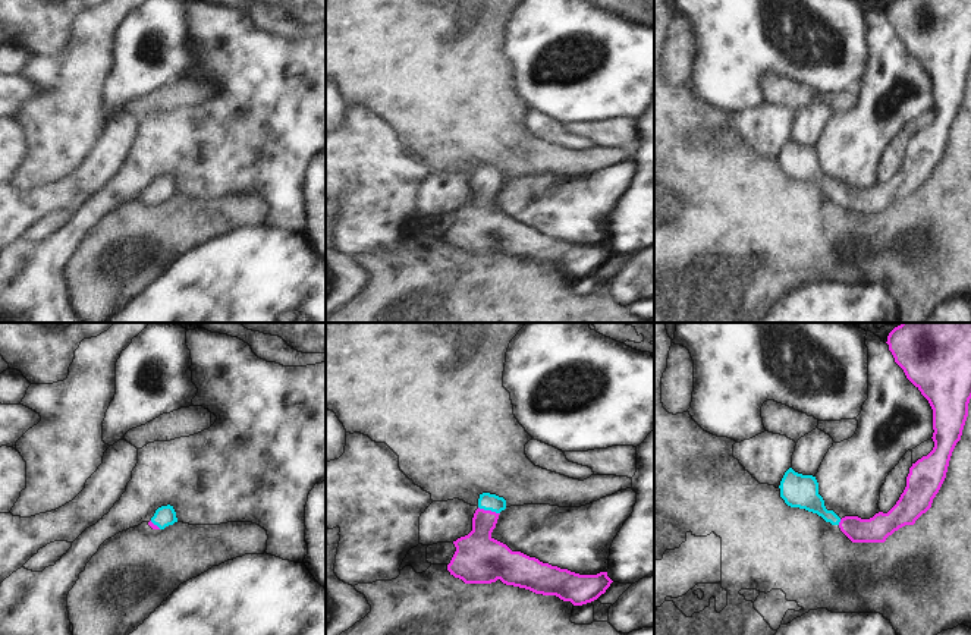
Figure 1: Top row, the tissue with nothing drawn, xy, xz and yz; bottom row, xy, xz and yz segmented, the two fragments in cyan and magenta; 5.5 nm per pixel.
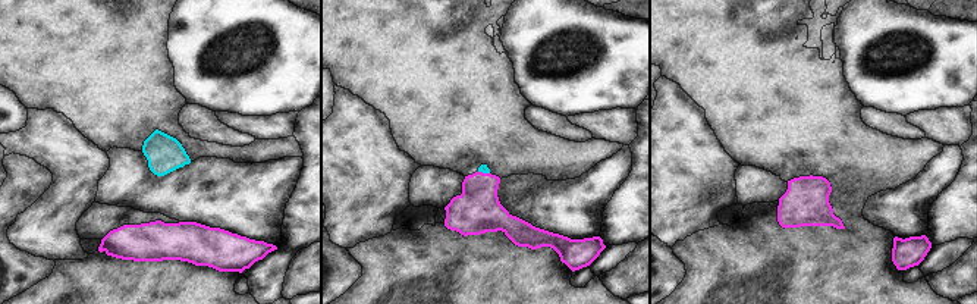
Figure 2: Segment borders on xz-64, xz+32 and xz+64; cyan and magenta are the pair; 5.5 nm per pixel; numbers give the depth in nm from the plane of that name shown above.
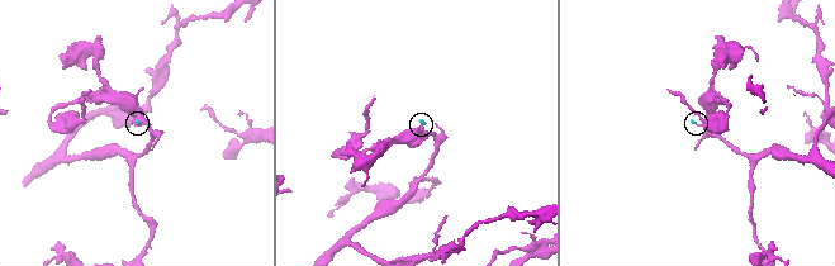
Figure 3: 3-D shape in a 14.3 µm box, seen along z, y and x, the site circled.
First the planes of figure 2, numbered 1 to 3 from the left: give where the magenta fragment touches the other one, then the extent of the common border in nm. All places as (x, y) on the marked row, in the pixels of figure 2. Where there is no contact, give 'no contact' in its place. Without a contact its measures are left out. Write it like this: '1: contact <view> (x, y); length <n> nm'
1: no contact
2: contact xz+32 (484, 172); length 70 nm
3: no contact

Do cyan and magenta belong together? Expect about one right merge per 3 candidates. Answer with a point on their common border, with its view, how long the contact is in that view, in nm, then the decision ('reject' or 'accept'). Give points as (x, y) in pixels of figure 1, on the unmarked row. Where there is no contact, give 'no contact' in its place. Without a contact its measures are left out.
contact xz (489, 181); length 130 nm; accept

